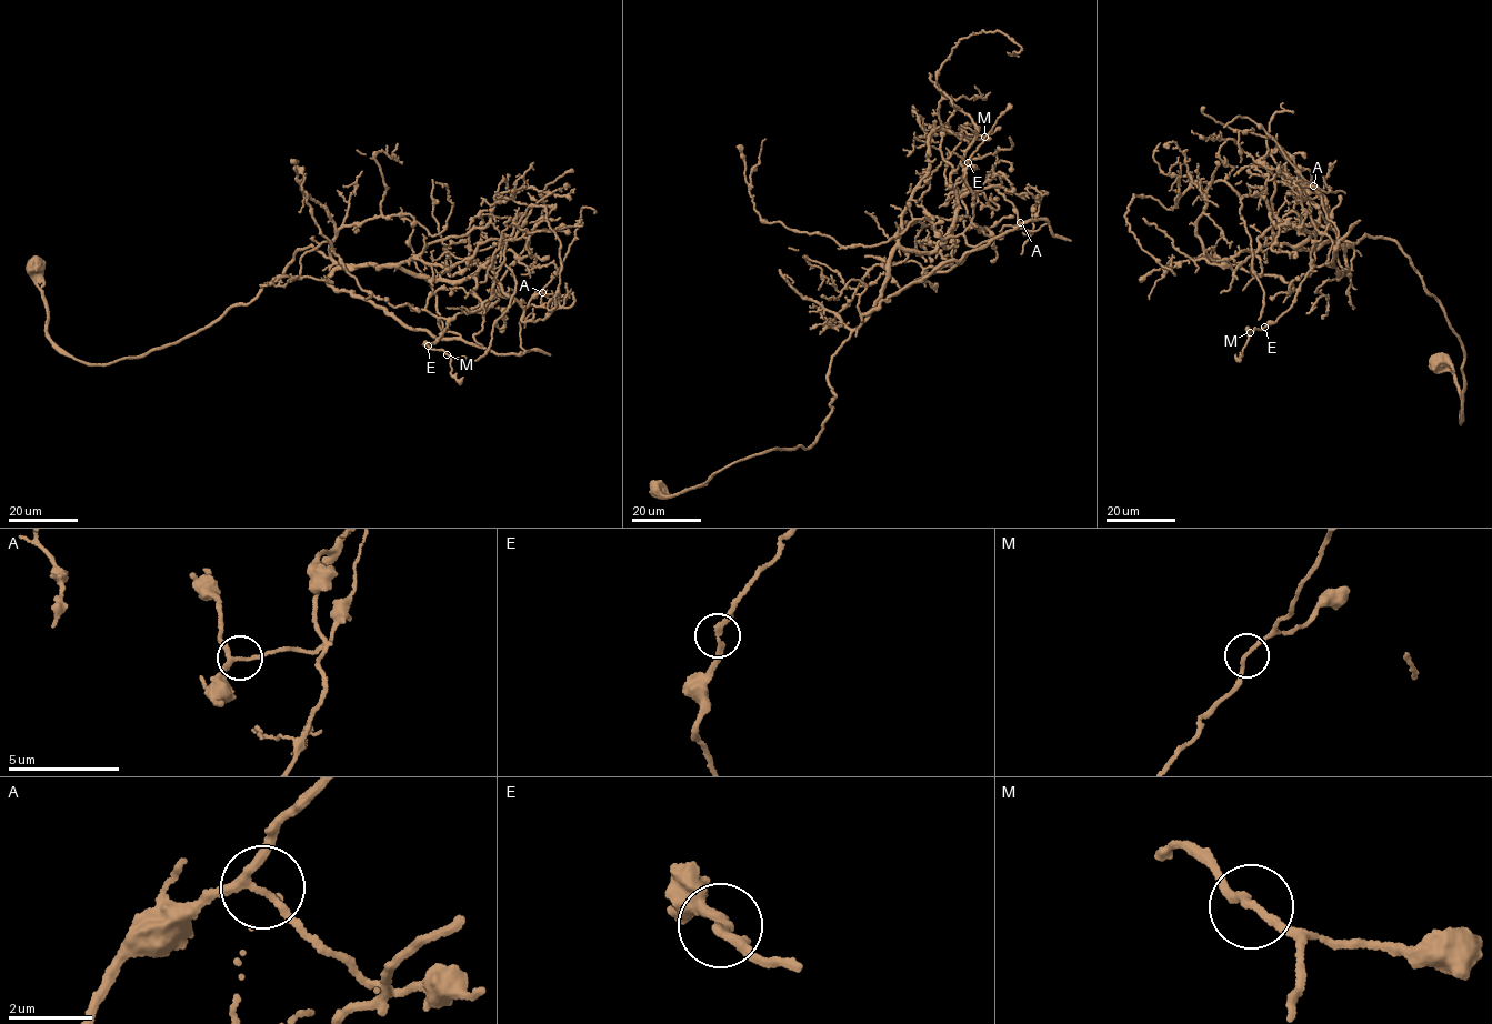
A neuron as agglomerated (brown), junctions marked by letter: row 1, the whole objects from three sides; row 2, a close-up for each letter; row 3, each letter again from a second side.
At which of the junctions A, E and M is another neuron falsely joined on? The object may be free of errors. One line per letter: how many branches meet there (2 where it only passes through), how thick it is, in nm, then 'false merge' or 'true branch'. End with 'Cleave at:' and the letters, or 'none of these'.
A: 3 branches meet; 170 nm thick; true branch
E: 2 branches meet; 220 nm thick; true branch
M: 2 branches meet; 170 nm thick; true branch
Cleave at: none of these

